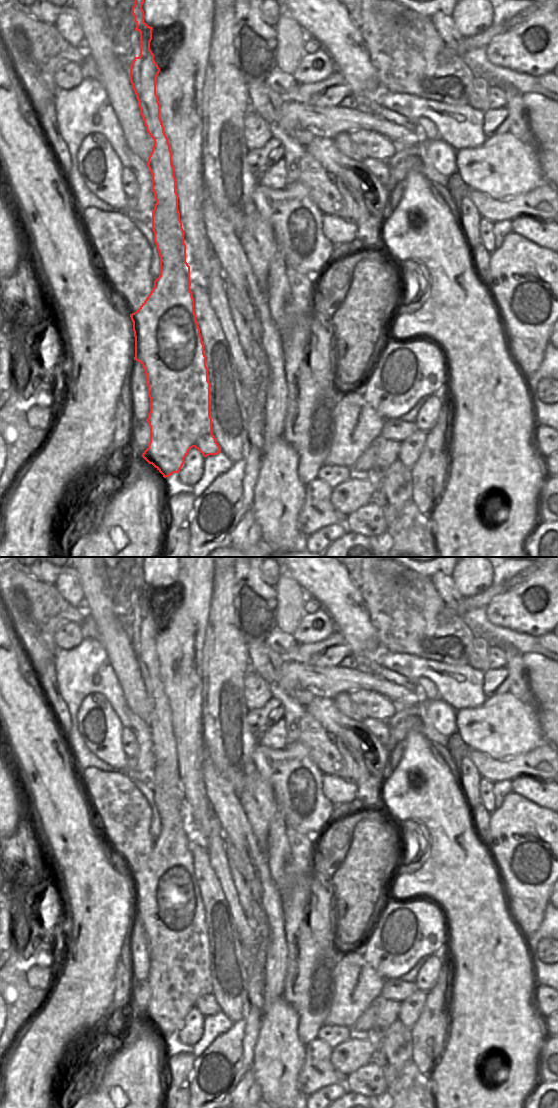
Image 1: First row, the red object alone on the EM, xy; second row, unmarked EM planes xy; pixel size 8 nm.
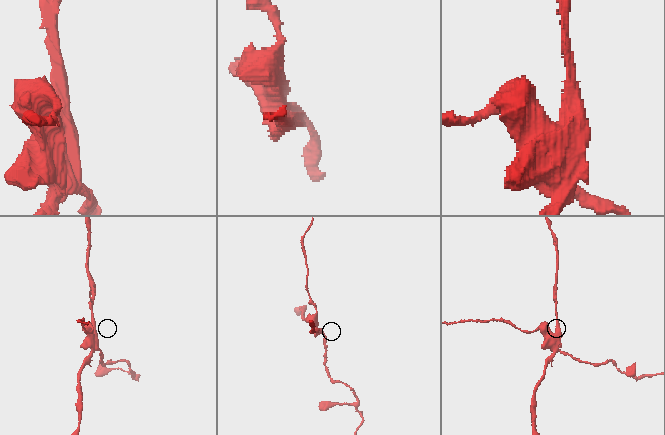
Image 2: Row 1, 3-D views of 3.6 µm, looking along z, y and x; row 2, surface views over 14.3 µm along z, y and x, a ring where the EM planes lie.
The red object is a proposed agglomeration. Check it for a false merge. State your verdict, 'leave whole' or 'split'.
split

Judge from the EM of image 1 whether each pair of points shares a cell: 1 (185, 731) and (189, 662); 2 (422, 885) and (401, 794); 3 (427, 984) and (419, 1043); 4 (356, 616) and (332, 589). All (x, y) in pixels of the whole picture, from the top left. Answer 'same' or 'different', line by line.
1: same
2: same
3: different
4: same

